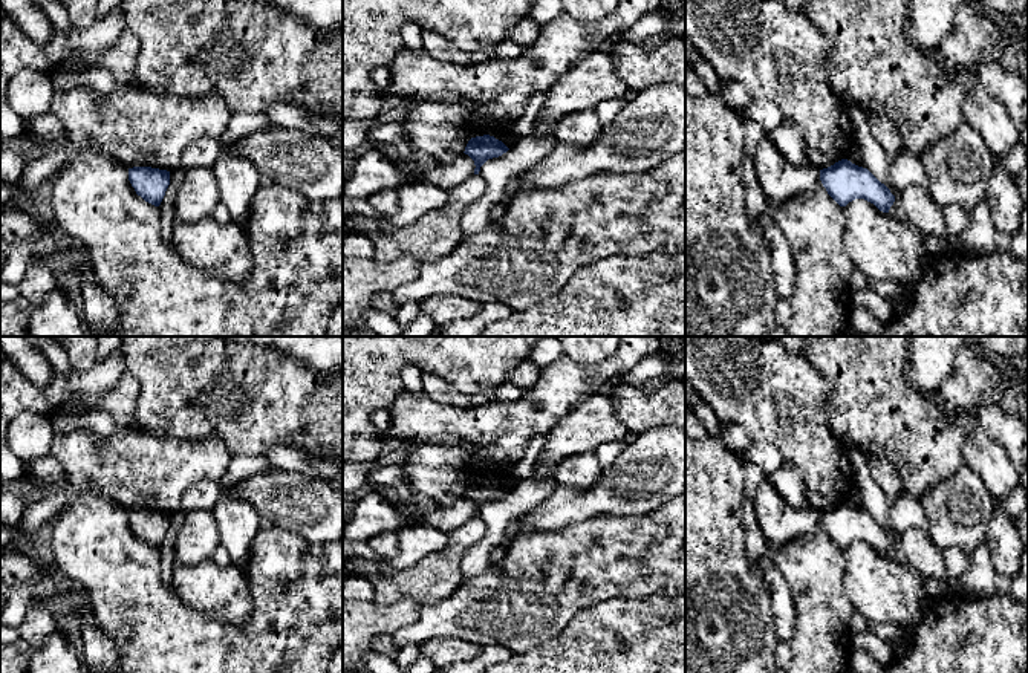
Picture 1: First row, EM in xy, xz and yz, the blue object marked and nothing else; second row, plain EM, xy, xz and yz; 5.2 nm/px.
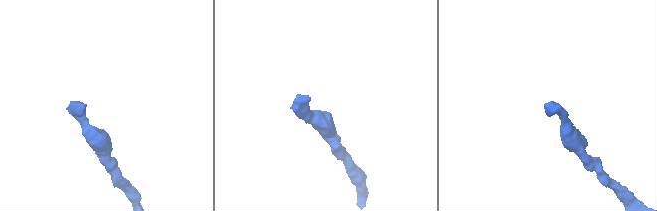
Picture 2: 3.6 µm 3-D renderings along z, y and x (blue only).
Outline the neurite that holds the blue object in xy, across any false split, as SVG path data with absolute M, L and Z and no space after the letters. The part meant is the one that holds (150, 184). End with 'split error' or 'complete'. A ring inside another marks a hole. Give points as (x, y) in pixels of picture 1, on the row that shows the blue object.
M151 167L128 168L128 180L136 194L159 206L170 185L170 171Z | complete

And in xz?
M490 135L471 138L465 147L465 154L474 161L474 174L479 174L480 167L493 158L499 158L509 148L499 139Z | complete

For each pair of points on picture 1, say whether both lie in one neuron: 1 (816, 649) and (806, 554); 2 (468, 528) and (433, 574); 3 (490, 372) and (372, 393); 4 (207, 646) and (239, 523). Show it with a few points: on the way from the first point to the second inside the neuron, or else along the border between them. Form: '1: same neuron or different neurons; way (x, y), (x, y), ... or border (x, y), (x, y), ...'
1: same neuron; way (816, 626), (814, 577)
2: same neuron; way (462, 539), (444, 563)
3: same neuron; way (459, 357), (404, 357), (398, 363)
4: different neurons; border (260, 528), (253, 540), (253, 549), (243, 571)

